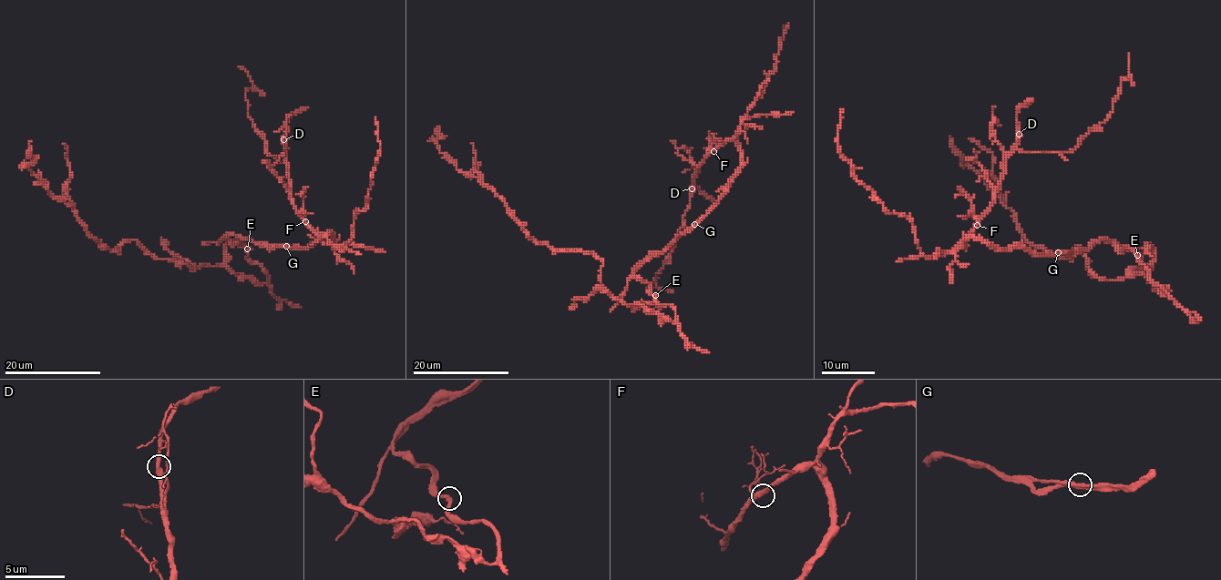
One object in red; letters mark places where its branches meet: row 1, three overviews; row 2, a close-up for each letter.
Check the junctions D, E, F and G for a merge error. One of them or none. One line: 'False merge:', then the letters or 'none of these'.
False merge: none of these

